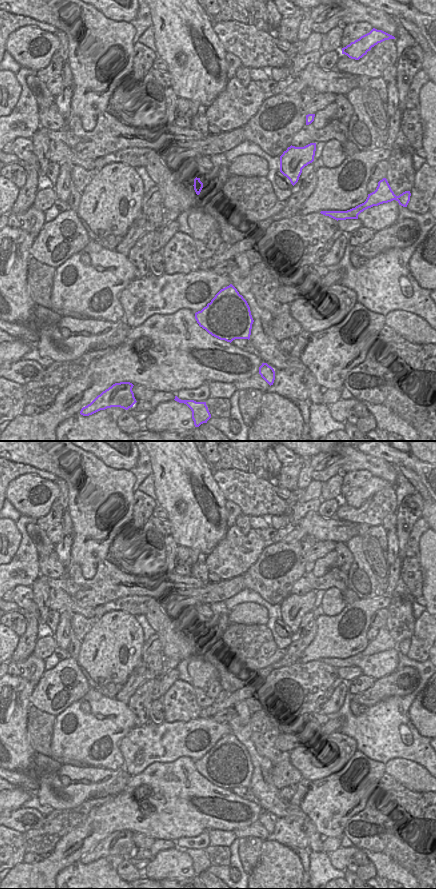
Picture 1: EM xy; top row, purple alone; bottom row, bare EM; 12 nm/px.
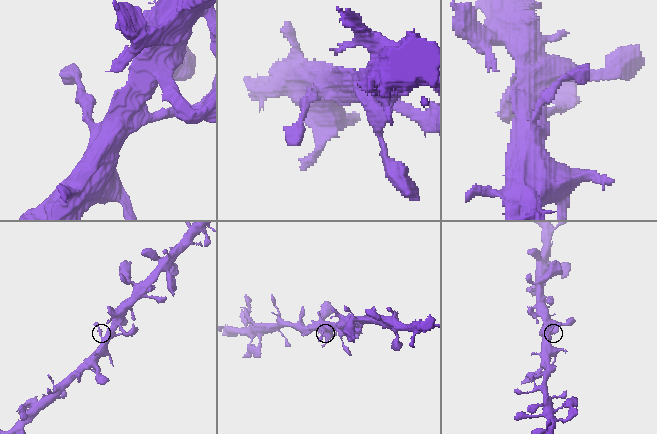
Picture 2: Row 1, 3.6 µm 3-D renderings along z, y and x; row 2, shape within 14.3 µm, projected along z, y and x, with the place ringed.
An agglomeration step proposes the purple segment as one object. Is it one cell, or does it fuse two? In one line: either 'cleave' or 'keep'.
keep

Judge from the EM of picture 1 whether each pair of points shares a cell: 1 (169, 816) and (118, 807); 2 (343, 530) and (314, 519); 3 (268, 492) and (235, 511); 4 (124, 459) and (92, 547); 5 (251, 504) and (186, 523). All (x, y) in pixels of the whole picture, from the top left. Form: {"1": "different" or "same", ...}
{"1": "same", "2": "same", "3": "different", "4": "different", "5": "different"}

